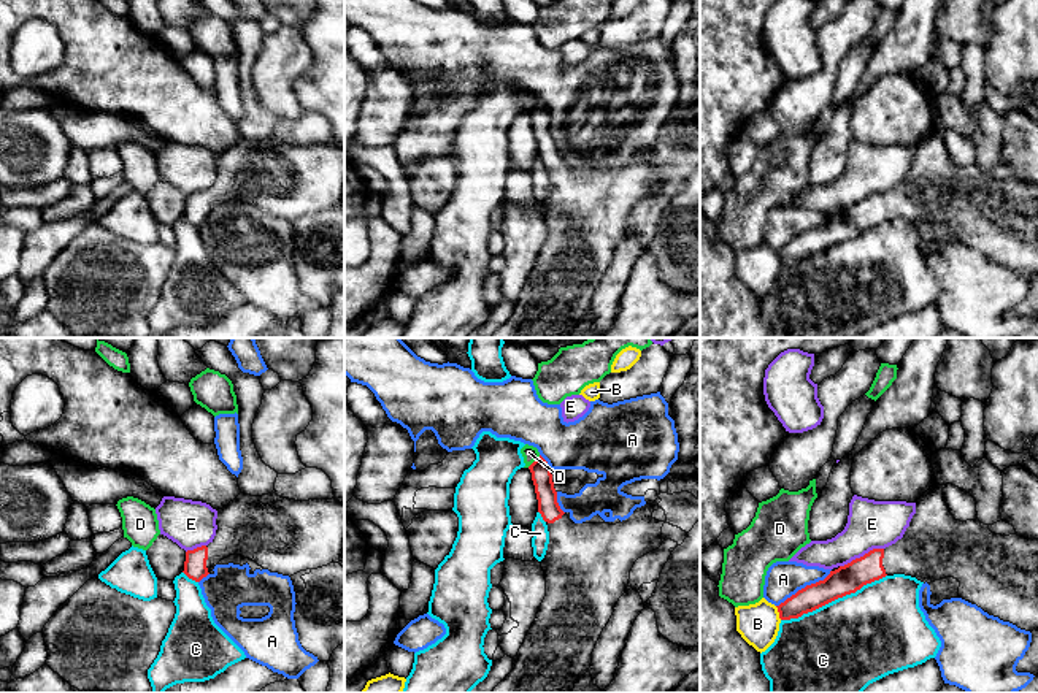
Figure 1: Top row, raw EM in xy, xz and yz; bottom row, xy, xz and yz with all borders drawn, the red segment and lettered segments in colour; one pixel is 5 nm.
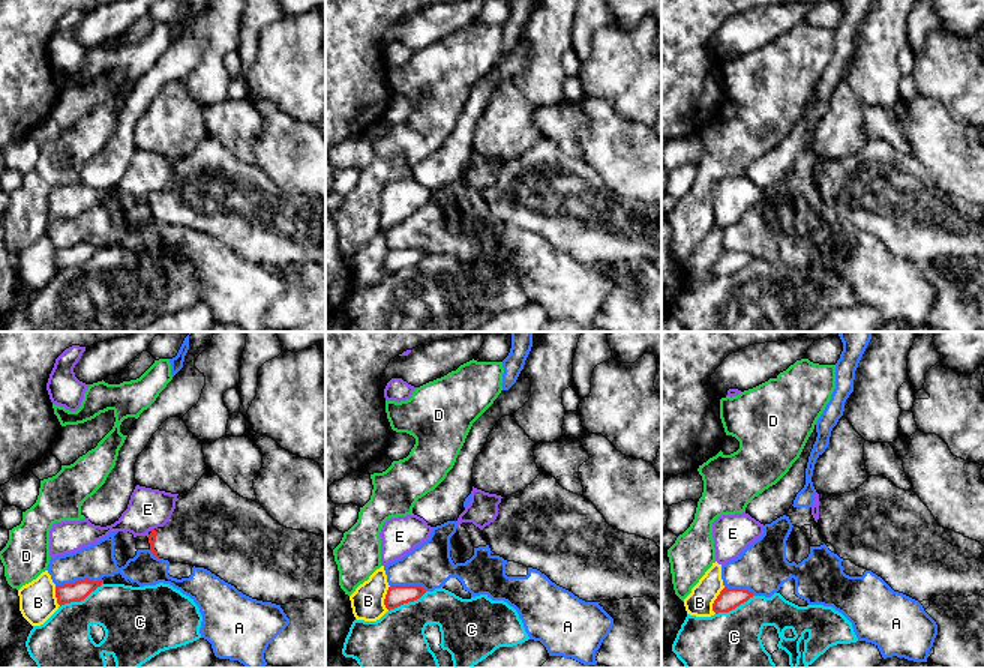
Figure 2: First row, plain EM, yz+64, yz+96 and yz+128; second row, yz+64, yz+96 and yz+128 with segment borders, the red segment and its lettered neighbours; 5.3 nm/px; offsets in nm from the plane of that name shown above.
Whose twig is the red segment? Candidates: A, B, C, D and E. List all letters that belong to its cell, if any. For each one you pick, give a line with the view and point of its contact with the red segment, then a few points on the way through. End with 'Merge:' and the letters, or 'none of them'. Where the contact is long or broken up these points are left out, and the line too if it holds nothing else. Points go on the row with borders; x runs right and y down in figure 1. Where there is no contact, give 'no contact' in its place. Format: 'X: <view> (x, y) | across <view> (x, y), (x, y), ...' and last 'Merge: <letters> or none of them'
Merge: none of them

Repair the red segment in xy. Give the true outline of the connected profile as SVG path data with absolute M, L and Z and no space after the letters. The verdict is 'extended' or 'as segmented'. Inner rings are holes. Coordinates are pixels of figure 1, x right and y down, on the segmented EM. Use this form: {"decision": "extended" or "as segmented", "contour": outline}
{"decision": "extended", "contour": "M240 493L217 511L216 525L216 536L208 546L186 552L183 572L195 582L230 555L241 555L263 569L290 577L300 571L338 563L344 549L344 504L336 498L295 501L276 493L262 496Z"}

